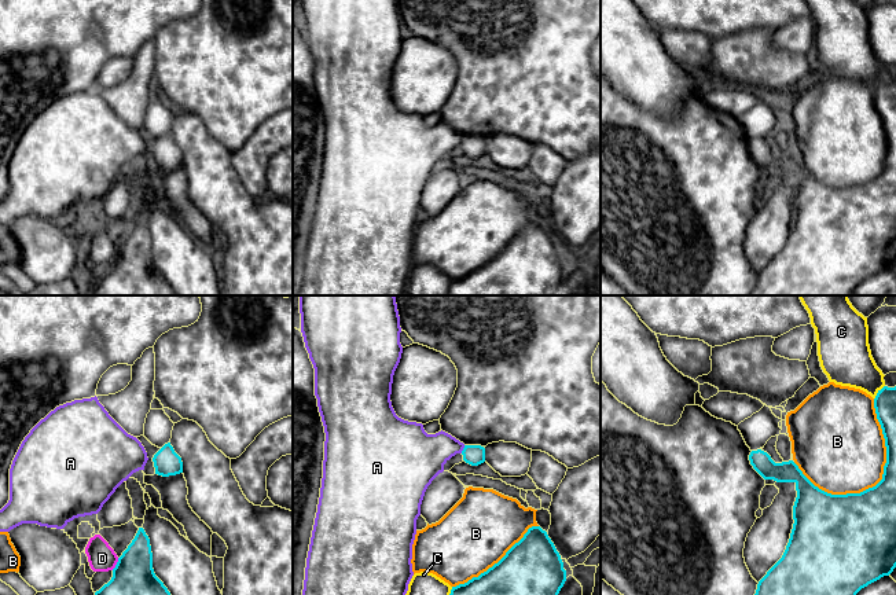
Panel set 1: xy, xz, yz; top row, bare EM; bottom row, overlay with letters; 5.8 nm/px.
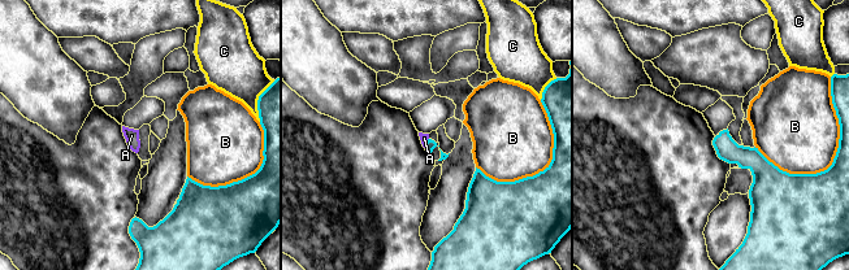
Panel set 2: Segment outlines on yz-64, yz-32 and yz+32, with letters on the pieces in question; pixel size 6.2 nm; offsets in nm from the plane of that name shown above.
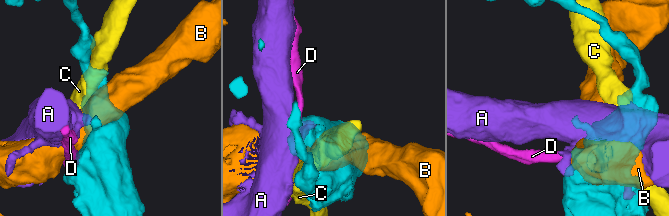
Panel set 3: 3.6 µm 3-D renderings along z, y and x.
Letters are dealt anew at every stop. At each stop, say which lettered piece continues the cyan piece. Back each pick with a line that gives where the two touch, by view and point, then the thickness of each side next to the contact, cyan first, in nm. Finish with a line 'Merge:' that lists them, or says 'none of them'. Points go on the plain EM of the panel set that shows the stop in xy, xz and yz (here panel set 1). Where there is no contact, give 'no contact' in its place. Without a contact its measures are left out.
Merge: none of them

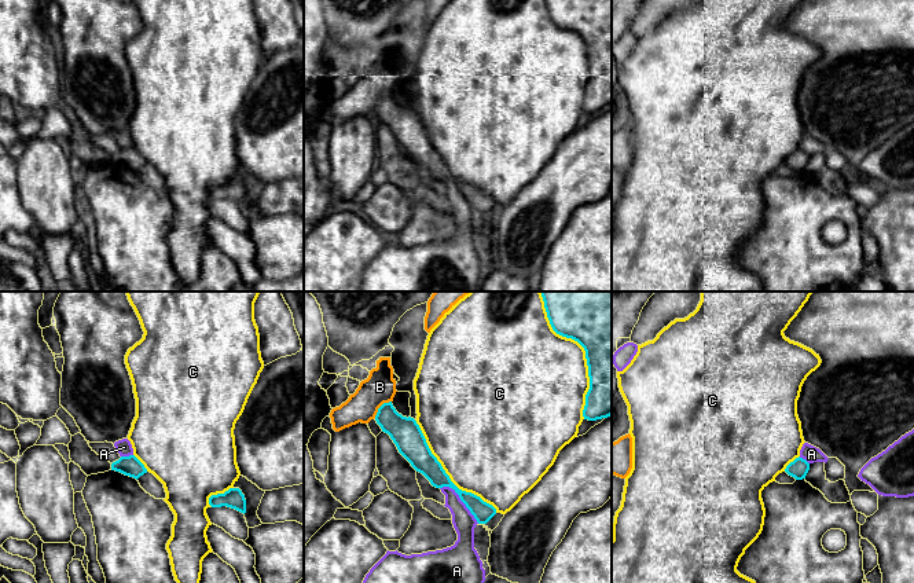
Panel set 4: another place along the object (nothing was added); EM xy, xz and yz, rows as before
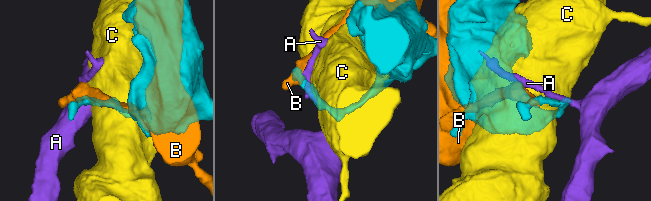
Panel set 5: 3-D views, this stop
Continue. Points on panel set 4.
Merge: none of them

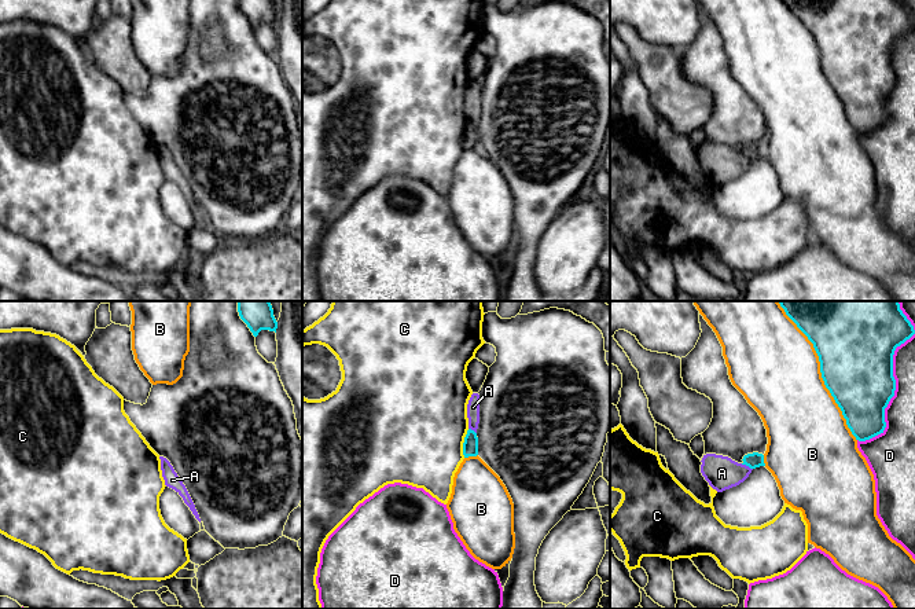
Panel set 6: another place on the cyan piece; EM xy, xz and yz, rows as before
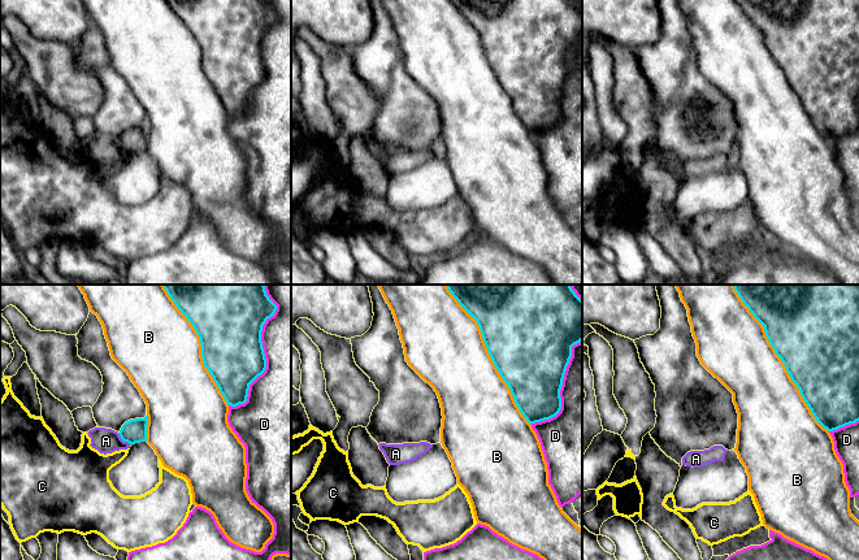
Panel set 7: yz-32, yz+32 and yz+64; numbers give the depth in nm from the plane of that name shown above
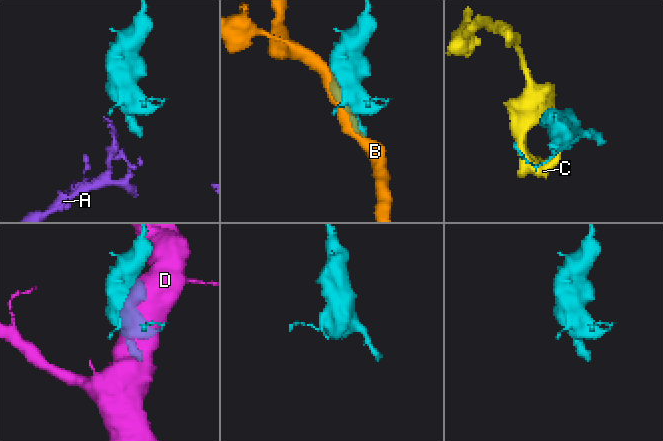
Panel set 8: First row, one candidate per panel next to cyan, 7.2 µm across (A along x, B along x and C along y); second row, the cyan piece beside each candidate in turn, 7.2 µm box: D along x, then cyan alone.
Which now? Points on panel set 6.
Merge: none of them

